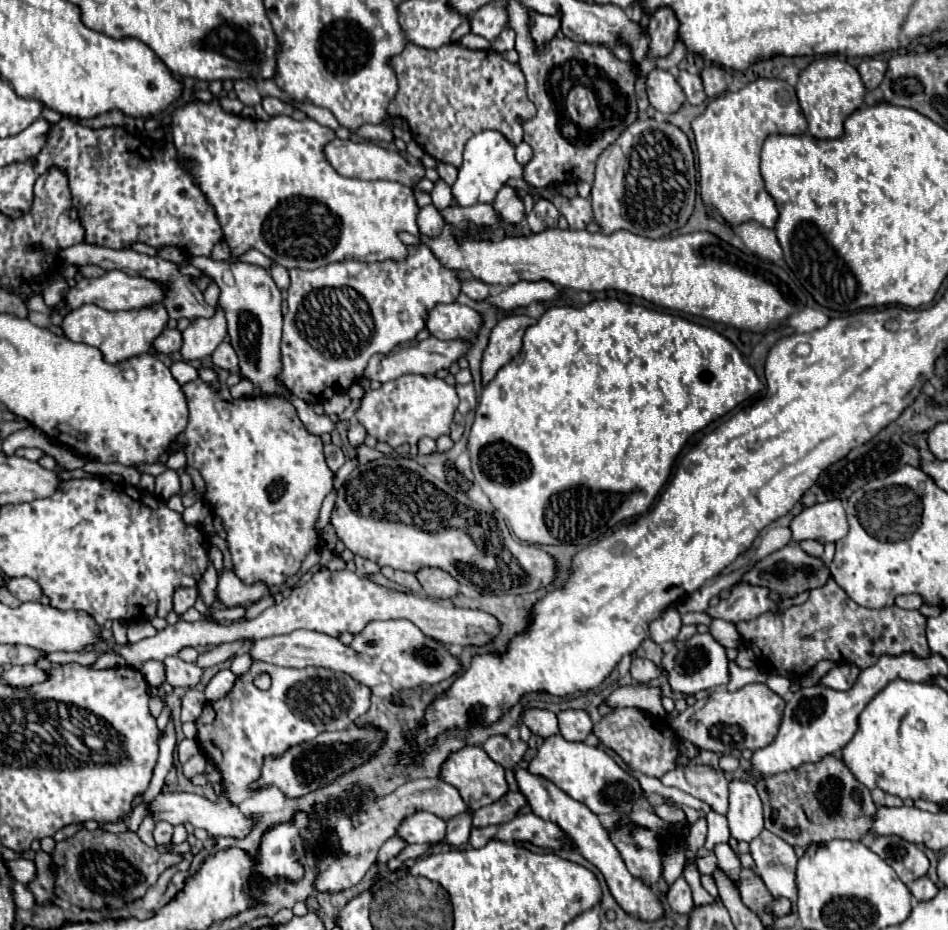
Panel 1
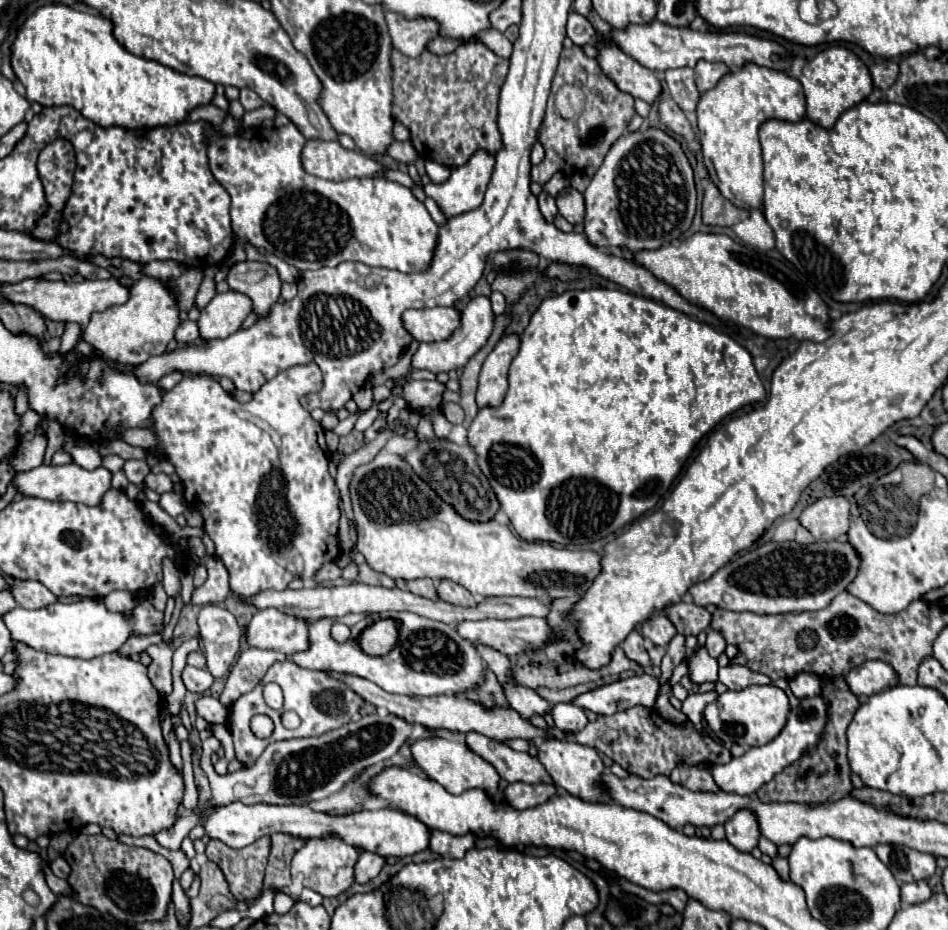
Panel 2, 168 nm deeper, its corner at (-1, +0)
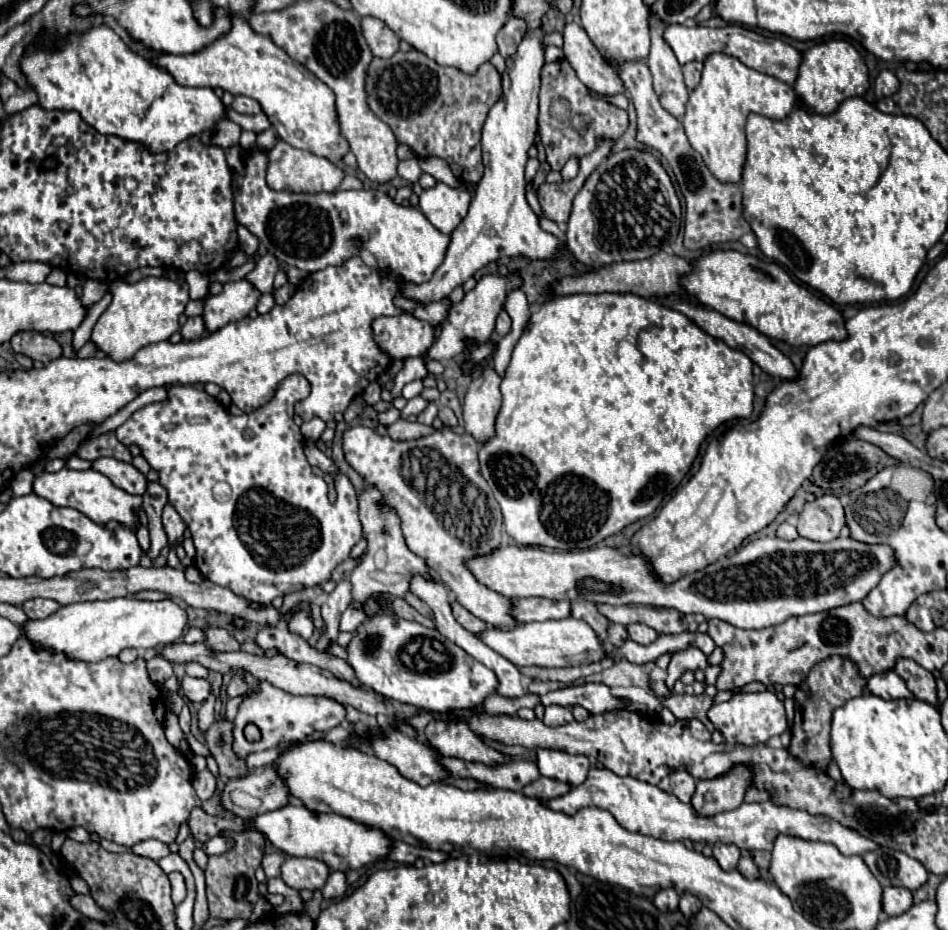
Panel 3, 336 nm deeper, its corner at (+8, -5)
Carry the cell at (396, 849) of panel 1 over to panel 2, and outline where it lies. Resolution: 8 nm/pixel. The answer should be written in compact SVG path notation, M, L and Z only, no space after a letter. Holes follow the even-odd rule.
M361 852L359 860L355 864L355 882L365 884L365 882L373 880L381 872L383 864L385 864L385 858L381 858L373 852Z

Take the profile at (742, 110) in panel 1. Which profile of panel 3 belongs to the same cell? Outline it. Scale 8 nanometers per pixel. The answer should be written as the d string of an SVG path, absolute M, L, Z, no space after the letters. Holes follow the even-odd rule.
M714 53L704 61L702 81L690 93L682 125L690 139L690 145L702 155L706 167L720 183L740 183L746 163L746 135L744 125L750 113L782 121L794 109L794 89L770 75L758 73L738 59Z

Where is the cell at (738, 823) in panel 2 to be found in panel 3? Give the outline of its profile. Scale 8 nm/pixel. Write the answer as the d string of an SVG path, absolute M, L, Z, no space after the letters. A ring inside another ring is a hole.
M714 843L714 857L718 859L718 863L722 865L722 869L730 871L736 867L738 859L740 859L740 849L734 843Z

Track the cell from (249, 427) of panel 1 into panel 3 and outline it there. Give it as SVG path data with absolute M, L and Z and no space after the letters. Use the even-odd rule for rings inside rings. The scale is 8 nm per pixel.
M292 373L278 383L266 405L252 413L230 415L204 389L172 385L166 401L142 407L116 429L118 441L126 447L138 445L150 467L158 471L160 483L168 491L168 501L192 533L196 569L212 583L258 603L272 603L278 595L288 593L290 587L298 591L328 581L332 569L348 559L350 549L362 539L358 499L352 483L340 473L334 480L338 499L330 505L326 481L312 471L304 455L304 437L294 423L294 403L308 395L310 383L306 377ZM222 481L230 485L232 493L224 501L218 501L214 497L214 485Z

